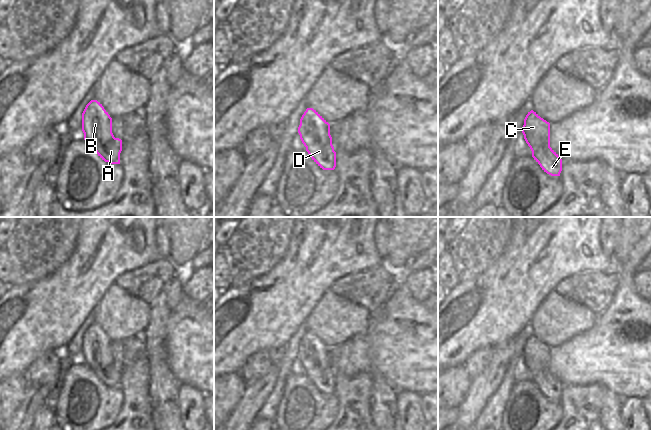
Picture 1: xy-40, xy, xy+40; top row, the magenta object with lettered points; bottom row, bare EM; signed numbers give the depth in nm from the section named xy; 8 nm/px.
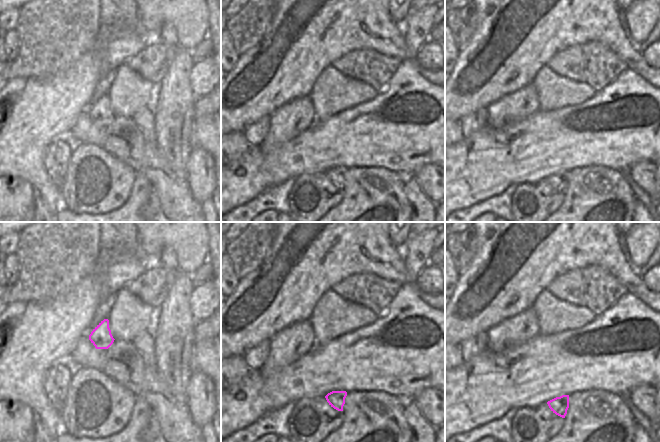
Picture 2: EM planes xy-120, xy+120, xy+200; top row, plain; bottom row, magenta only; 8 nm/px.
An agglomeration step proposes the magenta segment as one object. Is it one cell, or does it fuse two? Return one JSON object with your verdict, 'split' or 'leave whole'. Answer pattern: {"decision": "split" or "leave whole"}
{"decision": "leave whole"}

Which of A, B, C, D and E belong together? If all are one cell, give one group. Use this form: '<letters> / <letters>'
A B C D E

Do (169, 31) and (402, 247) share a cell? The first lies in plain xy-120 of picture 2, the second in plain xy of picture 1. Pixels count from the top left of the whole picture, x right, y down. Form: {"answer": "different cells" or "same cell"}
{"answer": "different cells"}

